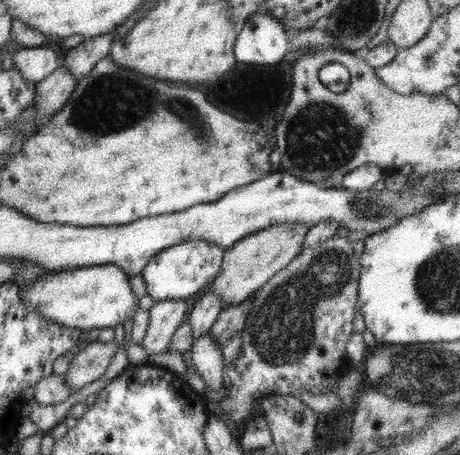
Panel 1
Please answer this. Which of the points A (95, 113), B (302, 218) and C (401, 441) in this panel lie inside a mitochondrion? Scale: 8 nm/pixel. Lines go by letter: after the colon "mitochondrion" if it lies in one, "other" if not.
A: mitochondrion
B: other
C: other

